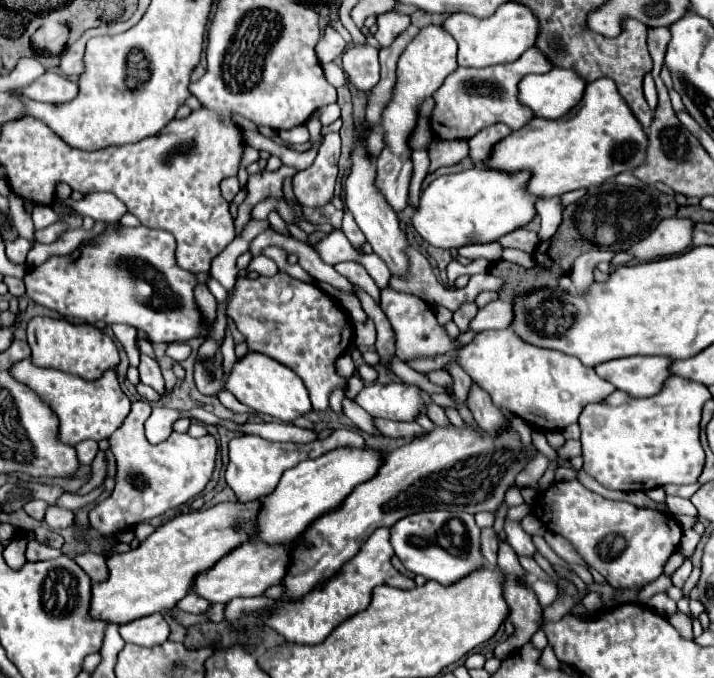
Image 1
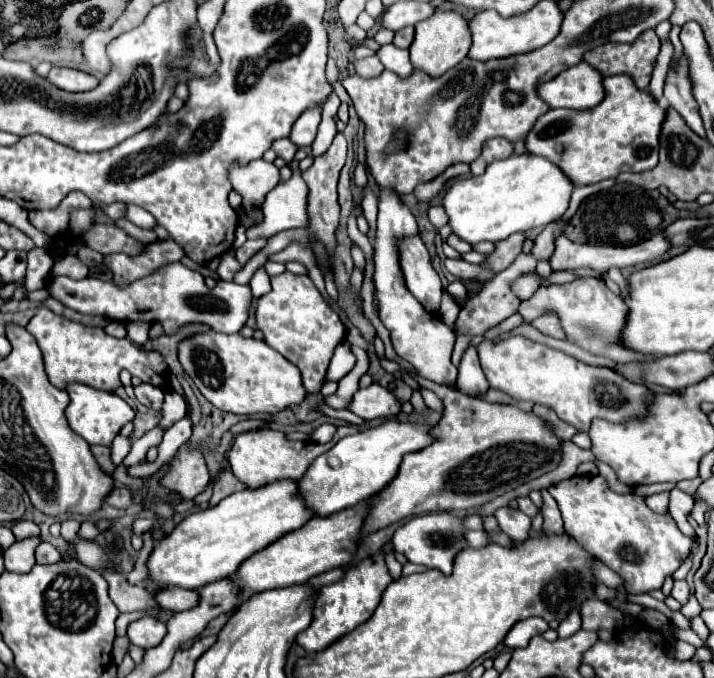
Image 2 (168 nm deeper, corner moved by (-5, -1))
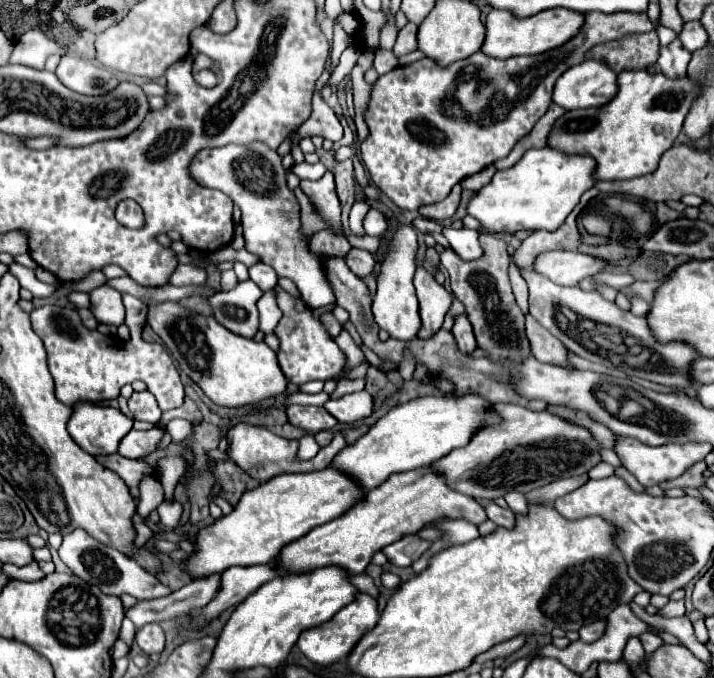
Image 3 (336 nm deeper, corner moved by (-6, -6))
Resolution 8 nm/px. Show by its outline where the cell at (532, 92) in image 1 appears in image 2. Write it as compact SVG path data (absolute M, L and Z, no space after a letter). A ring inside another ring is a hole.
M580 62L556 78L542 82L536 94L550 108L586 110L600 104L604 98L602 74L586 62Z

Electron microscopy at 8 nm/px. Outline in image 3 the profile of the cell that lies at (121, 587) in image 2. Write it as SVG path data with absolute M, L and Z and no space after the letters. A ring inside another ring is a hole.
M209 575L201 579L193 579L189 585L181 587L173 595L139 601L135 607L127 609L127 617L135 623L135 627L143 627L145 623L161 623L165 619L175 619L195 607L205 607L217 593L221 585L221 575Z

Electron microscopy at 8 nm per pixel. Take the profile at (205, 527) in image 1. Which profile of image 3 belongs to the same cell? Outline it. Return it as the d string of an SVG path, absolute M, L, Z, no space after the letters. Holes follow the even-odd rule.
M335 467L309 473L281 473L247 491L231 515L217 519L197 535L197 551L189 555L189 573L205 577L221 573L233 565L261 565L271 563L281 549L309 533L311 529L345 515L357 501L363 501L365 491L359 483Z

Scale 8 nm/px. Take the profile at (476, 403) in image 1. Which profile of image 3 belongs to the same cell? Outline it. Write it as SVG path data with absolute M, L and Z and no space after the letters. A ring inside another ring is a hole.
M457 315L455 317L455 323L453 323L453 329L451 329L459 349L465 353L465 351L473 351L477 347L475 343L475 335L473 335L473 327L467 319L467 315Z

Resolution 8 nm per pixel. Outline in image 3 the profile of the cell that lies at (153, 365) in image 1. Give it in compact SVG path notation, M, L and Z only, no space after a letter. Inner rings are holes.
M149 429L149 431L129 431L121 443L119 453L129 459L141 459L145 455L151 455L157 447L157 441L161 441L163 431L161 429Z

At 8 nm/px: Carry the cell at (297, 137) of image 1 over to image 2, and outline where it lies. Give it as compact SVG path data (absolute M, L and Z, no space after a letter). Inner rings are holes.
M320 108L308 110L308 112L304 112L300 118L304 118L304 120L294 122L292 132L290 132L290 140L292 140L296 146L308 148L308 146L314 142L316 132L318 132L318 124L320 124Z

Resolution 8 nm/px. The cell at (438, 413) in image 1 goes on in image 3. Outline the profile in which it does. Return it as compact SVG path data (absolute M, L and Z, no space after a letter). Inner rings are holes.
M410 351L404 352L404 359L400 366L398 367L398 371L404 380L412 380L413 372L416 368L415 360L410 353Z

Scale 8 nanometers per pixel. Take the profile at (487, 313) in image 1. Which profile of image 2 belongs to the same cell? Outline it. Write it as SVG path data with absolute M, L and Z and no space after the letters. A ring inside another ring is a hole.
M578 278L568 284L552 284L548 288L538 288L536 294L524 302L520 302L518 314L526 324L534 318L544 314L546 310L554 310L562 322L566 338L592 354L608 356L614 362L628 362L628 360L650 360L652 356L642 356L636 352L628 352L626 348L618 346L620 330L626 322L626 310L620 296L616 296L600 278Z

